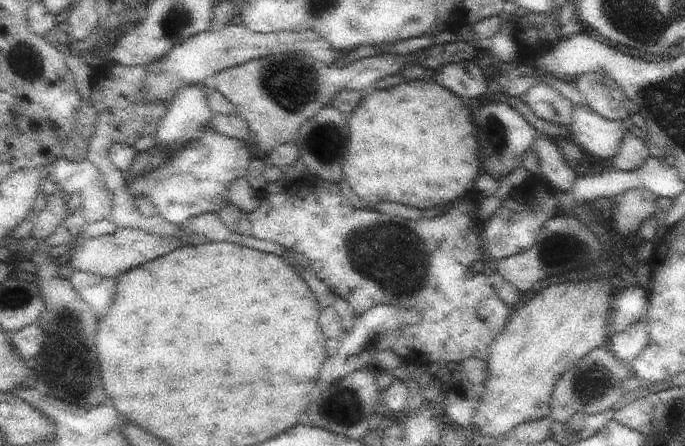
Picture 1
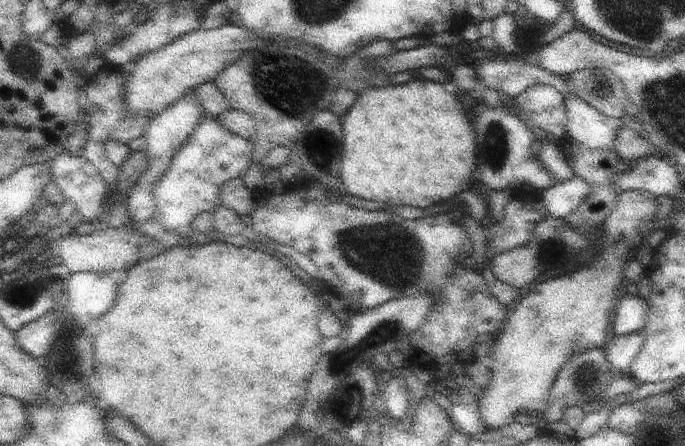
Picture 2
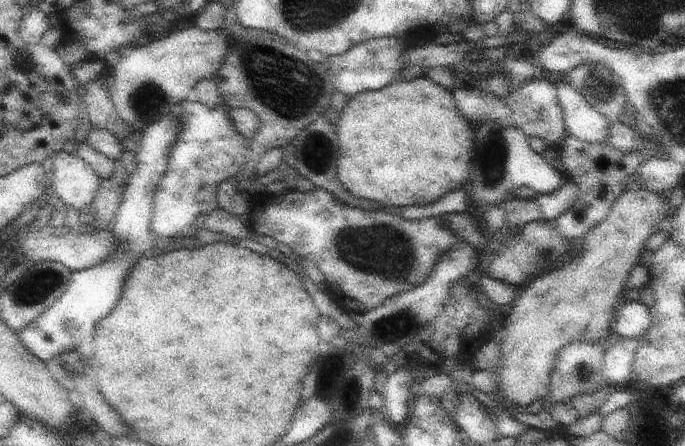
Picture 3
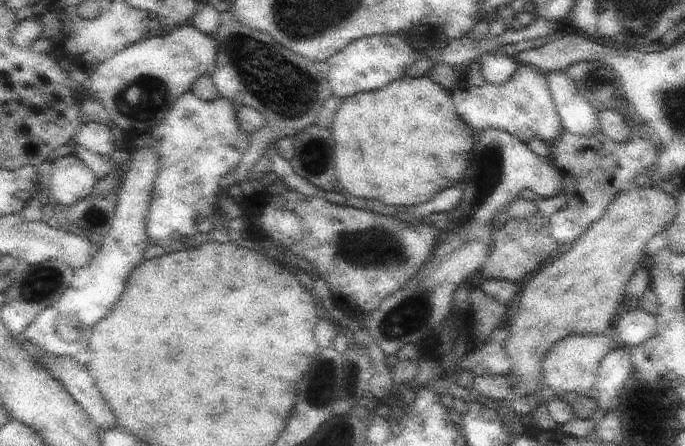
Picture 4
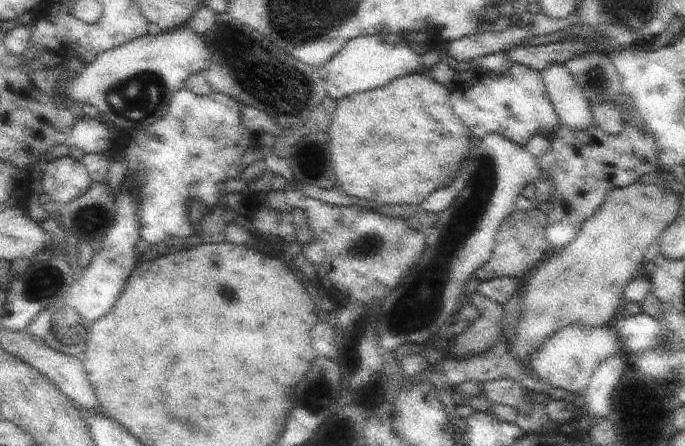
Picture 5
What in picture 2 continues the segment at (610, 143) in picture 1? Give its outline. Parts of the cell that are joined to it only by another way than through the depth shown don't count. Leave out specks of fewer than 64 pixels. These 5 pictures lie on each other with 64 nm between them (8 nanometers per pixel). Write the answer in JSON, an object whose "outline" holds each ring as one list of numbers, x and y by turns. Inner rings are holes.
{"outline":[[578,94,565,97,568,109,567,134,591,149,615,150,618,131,624,126,622,119,607,117,592,108]]}

